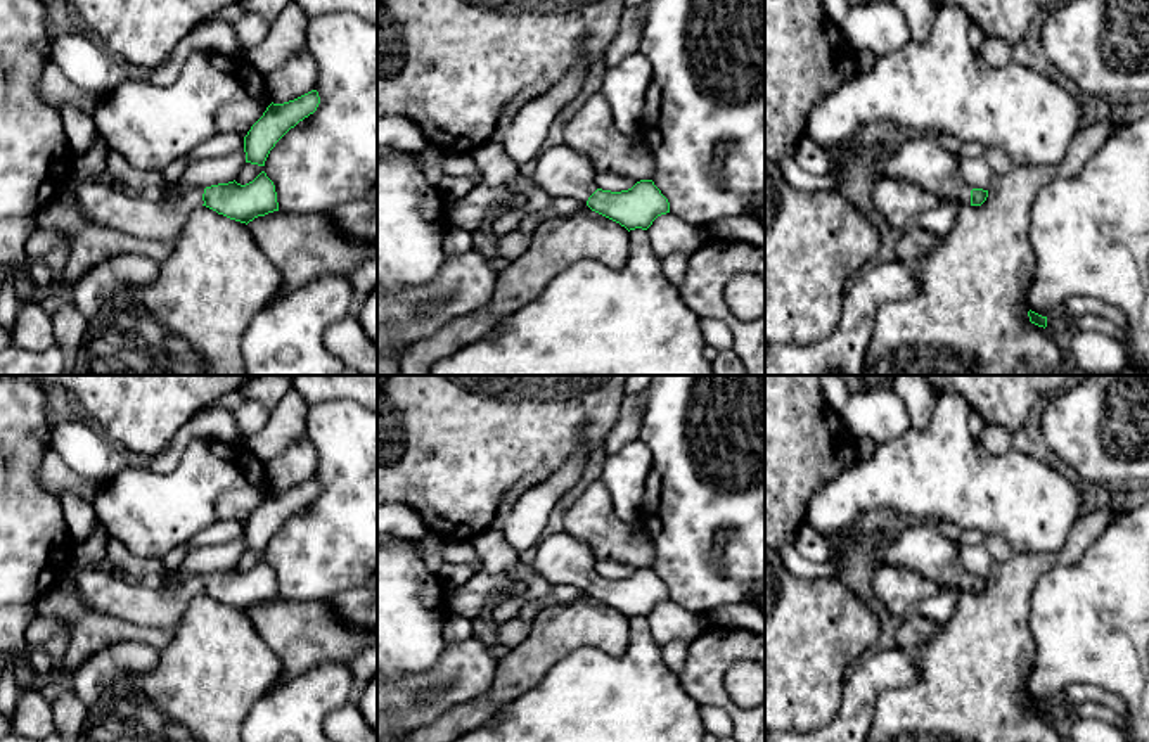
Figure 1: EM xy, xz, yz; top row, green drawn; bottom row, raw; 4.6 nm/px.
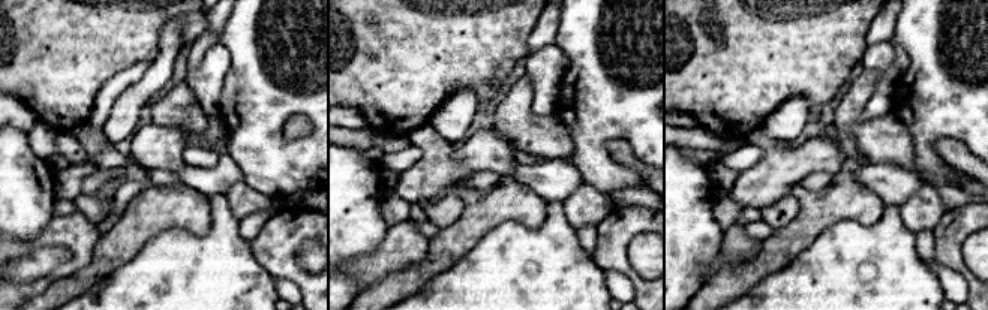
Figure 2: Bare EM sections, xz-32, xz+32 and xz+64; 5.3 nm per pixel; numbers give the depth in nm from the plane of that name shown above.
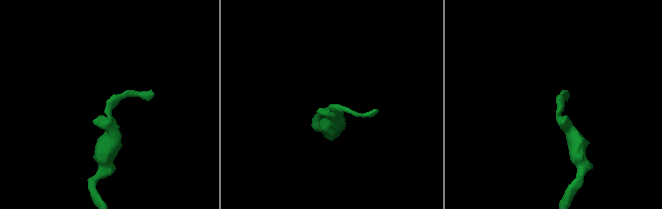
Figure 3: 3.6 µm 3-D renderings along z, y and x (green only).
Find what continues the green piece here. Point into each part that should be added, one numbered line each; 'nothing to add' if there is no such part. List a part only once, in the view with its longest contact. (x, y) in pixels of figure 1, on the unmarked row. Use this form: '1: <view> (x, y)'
1: xy (161, 607)

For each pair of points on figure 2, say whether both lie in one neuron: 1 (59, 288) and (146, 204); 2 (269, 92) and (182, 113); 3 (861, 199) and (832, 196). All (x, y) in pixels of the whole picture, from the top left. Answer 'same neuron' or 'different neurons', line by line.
1: same neuron
2: different neurons
3: same neuron

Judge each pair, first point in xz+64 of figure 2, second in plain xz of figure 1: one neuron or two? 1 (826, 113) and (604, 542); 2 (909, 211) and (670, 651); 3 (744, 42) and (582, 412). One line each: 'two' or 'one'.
1: two
2: two
3: one

